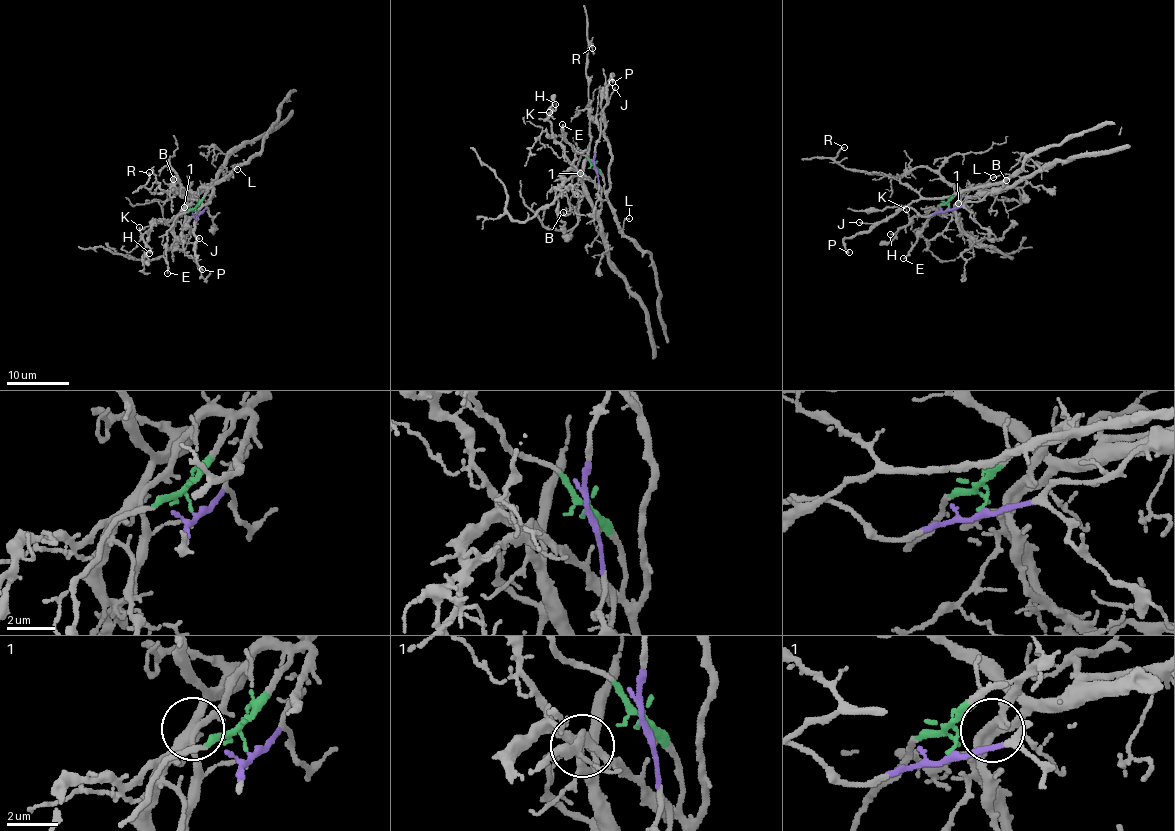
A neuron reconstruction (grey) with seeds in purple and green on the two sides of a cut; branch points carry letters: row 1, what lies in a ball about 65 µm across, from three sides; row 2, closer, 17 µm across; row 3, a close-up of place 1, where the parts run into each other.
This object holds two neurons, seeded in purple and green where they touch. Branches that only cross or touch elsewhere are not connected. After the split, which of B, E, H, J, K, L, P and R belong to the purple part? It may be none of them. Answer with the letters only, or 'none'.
B, H, K, R

